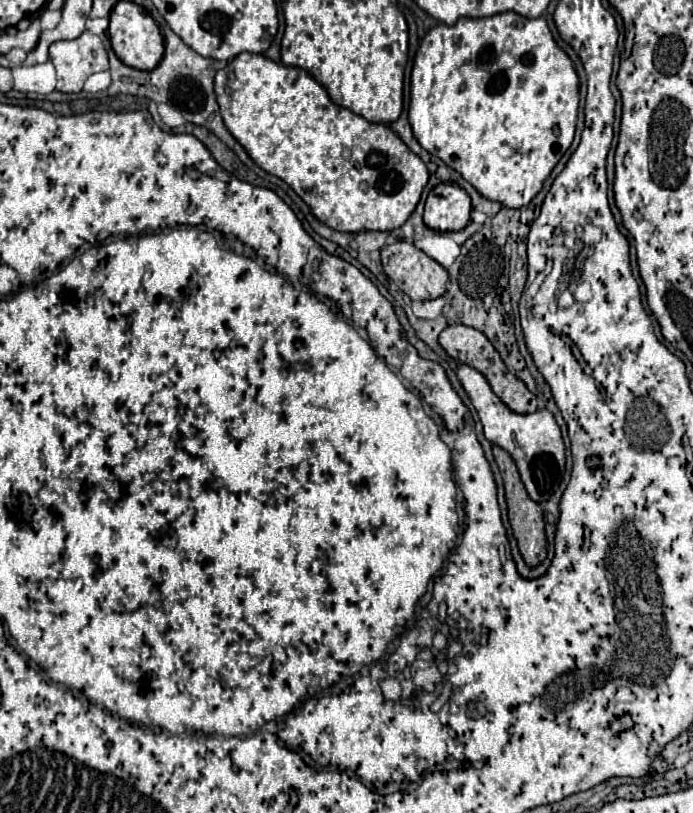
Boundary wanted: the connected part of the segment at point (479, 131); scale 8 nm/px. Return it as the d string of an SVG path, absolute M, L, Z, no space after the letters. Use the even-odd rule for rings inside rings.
M506 11L506 13L498 13L492 17L480 17L480 19L472 19L472 17L460 17L456 21L456 25L436 25L432 27L426 37L422 39L416 57L414 57L414 67L412 67L412 85L410 85L410 109L408 109L408 117L410 117L410 125L414 131L414 137L418 139L418 143L430 153L440 157L448 167L452 167L454 171L460 171L462 177L478 189L480 195L484 195L486 199L498 201L506 207L512 209L520 209L526 207L536 193L542 189L544 181L548 179L548 175L552 173L554 165L560 161L560 157L566 153L566 149L570 147L572 139L574 139L574 127L576 127L576 113L578 113L578 75L572 67L570 57L556 45L544 17L538 19L528 19L522 17L514 11ZM500 53L510 53L516 59L516 65L510 69L500 69L496 63L496 57Z

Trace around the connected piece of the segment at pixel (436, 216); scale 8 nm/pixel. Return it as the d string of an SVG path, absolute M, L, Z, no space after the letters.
M452 183L436 185L424 207L424 223L434 231L462 231L470 221L470 195Z

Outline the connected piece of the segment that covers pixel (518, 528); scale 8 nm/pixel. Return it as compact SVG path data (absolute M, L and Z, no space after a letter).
M498 445L492 447L494 451L494 457L496 457L496 463L502 471L502 479L504 479L504 489L506 489L506 503L508 503L508 519L512 523L512 531L514 531L514 537L518 539L518 547L520 547L520 553L524 557L524 561L528 563L528 567L536 567L540 565L544 559L546 559L546 533L544 533L544 517L542 517L542 509L536 501L532 501L524 489L524 483L518 475L518 469L512 461L512 457Z

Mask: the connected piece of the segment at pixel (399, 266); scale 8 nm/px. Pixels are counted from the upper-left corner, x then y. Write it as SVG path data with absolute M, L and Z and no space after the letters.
M394 241L388 247L384 247L382 249L382 267L384 267L386 275L398 285L398 289L404 291L412 301L436 299L436 297L444 295L444 291L446 291L448 271L410 241Z

